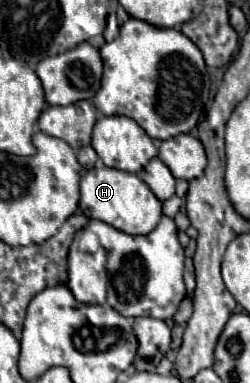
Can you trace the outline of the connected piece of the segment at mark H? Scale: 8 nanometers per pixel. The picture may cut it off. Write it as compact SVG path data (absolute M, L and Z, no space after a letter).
M105 165L93 167L81 177L79 207L85 215L89 215L89 219L99 219L129 235L147 235L161 219L161 201L153 195L143 179L139 179L135 173L111 169Z

